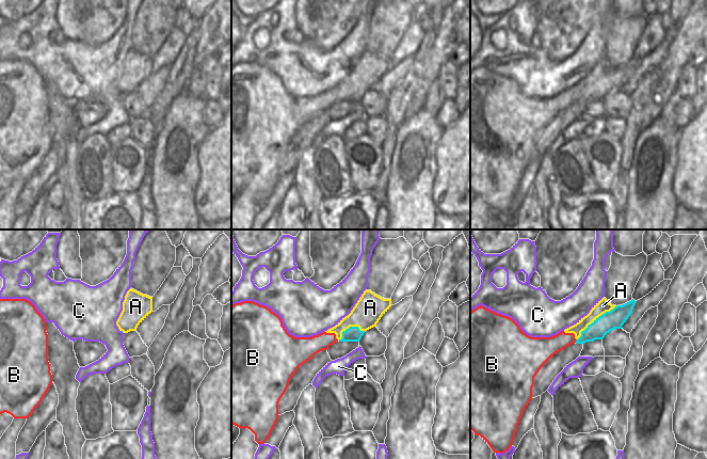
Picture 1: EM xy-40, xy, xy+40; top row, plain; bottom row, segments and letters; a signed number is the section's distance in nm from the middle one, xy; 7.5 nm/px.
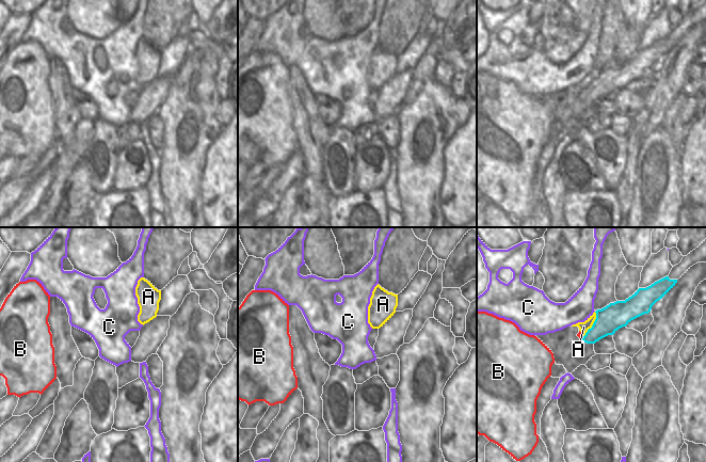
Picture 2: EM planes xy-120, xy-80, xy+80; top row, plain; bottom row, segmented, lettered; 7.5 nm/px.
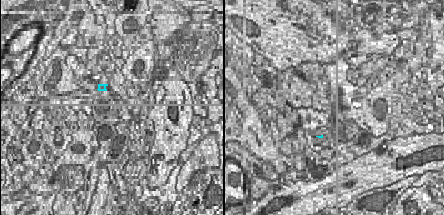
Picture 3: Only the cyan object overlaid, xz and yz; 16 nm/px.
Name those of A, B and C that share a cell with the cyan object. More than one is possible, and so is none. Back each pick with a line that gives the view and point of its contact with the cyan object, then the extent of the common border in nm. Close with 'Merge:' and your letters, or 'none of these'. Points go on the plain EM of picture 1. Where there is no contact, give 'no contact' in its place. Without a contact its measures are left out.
Merge: none of these

